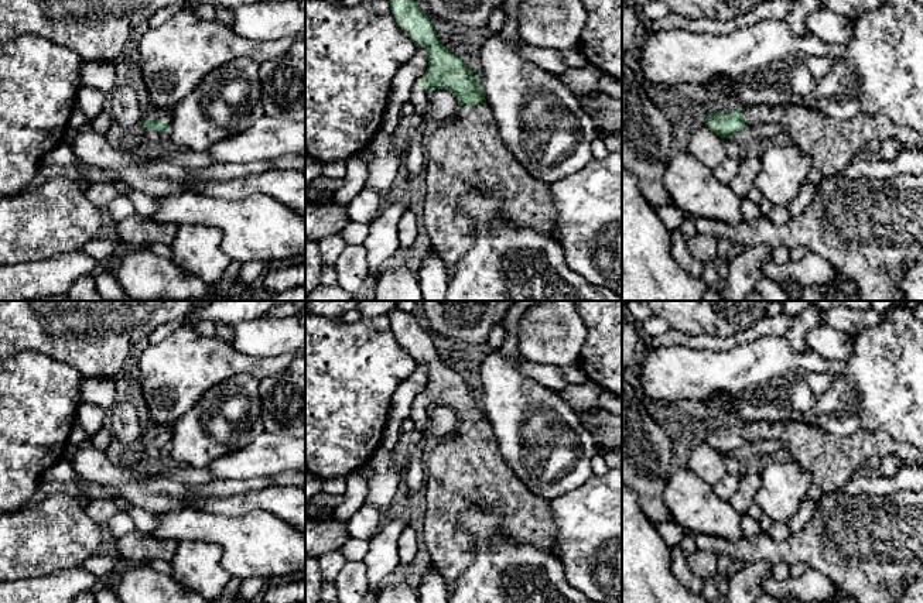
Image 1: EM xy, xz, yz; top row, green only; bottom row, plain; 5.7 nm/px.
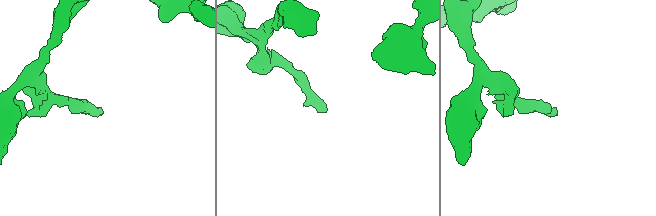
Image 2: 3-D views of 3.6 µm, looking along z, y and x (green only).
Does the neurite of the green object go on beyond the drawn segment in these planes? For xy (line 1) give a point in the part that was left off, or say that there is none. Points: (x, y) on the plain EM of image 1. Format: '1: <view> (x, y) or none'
1: xy (166, 432)

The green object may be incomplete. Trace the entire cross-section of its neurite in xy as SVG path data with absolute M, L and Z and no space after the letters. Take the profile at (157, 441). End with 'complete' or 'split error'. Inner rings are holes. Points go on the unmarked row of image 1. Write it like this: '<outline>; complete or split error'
M154 424L148 425L141 431L140 442L141 445L151 445L161 450L168 445L171 436L172 436L171 426Z; split error

